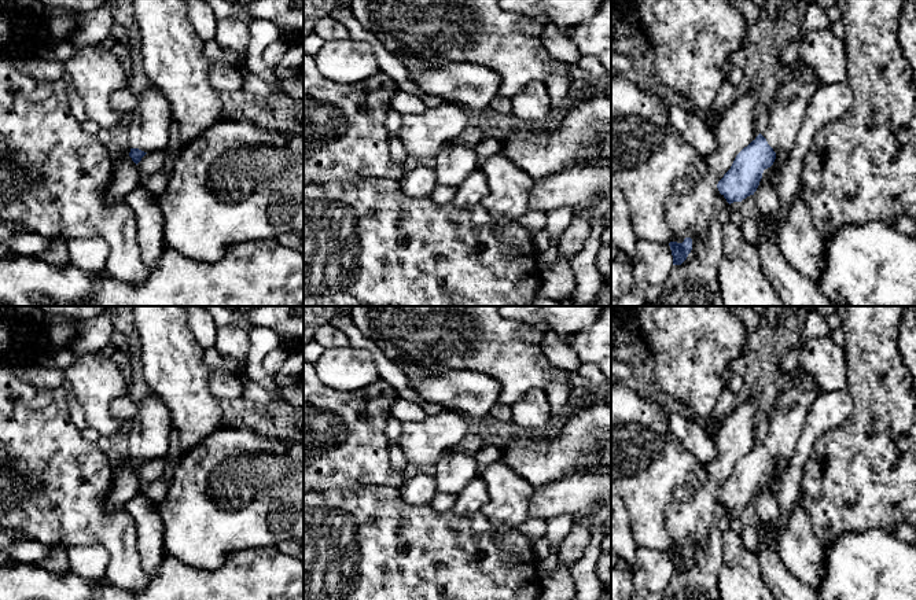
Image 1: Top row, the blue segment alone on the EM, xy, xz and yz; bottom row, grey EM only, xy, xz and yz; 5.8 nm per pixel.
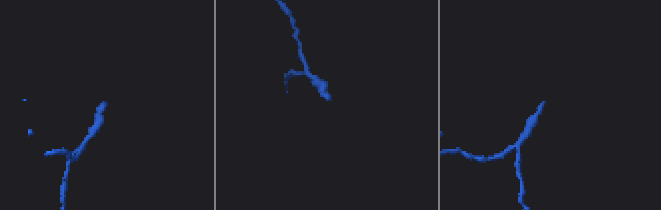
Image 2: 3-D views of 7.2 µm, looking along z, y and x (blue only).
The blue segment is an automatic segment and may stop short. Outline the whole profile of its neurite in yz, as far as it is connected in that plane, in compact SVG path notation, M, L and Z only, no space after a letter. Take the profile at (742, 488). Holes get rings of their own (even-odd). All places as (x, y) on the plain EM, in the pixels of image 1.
M799 367L788 375L794 378L794 383L790 389L777 393L766 432L736 463L731 476L717 492L729 512L754 503L764 478L773 472L776 460L781 457L790 460L797 450L808 411L820 391L813 378Z

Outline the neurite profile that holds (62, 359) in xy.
M47 349L40 357L41 367L58 367L66 369L73 364L73 353L69 349Z

